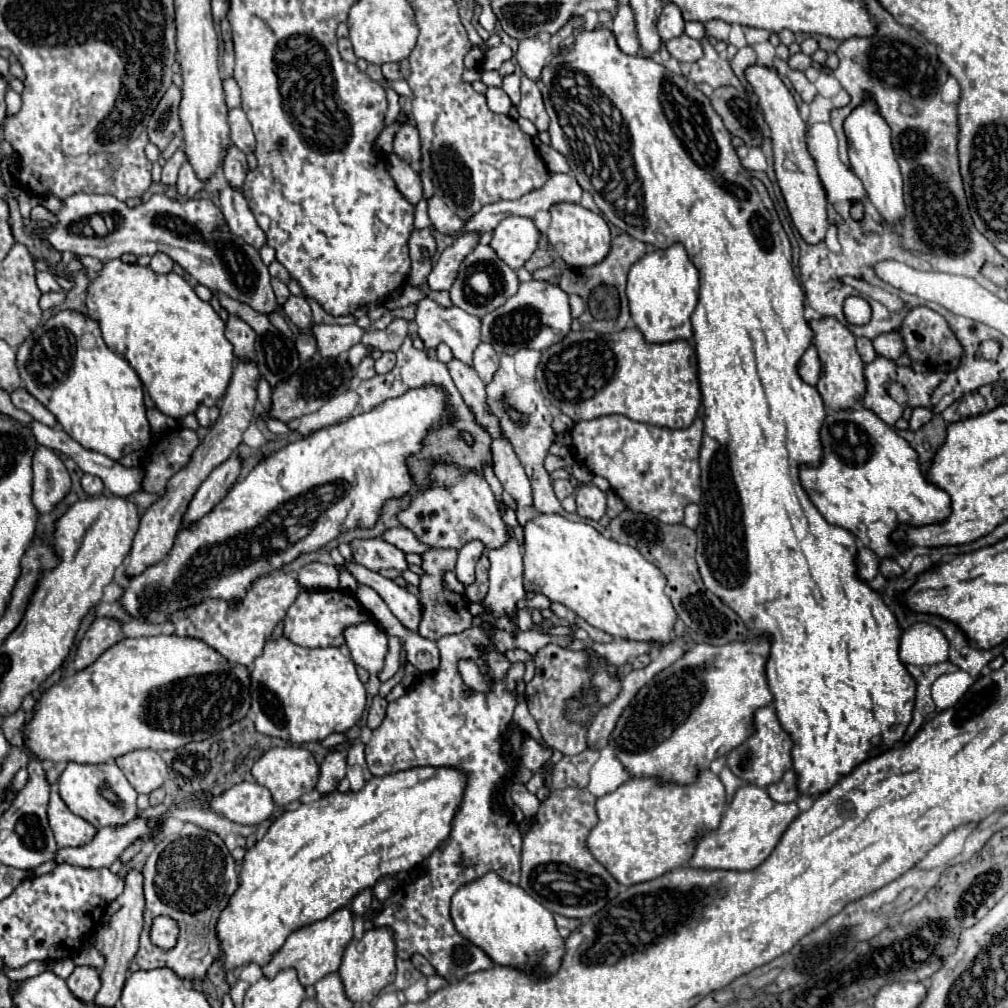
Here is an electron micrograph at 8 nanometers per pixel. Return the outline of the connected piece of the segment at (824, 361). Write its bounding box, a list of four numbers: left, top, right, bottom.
[809,318,865,410]

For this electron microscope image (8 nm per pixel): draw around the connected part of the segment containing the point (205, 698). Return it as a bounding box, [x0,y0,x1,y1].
[23,634,249,764]

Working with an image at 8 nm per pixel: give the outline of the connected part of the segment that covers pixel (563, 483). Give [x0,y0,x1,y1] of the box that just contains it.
[553,480,575,500]

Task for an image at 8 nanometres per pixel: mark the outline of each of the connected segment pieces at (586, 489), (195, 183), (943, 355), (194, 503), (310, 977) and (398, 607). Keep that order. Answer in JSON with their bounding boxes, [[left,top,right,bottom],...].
[[575,484,605,522],[177,162,205,198],[901,306,965,374],[183,456,241,528],[261,908,353,986],[345,562,421,630]]

